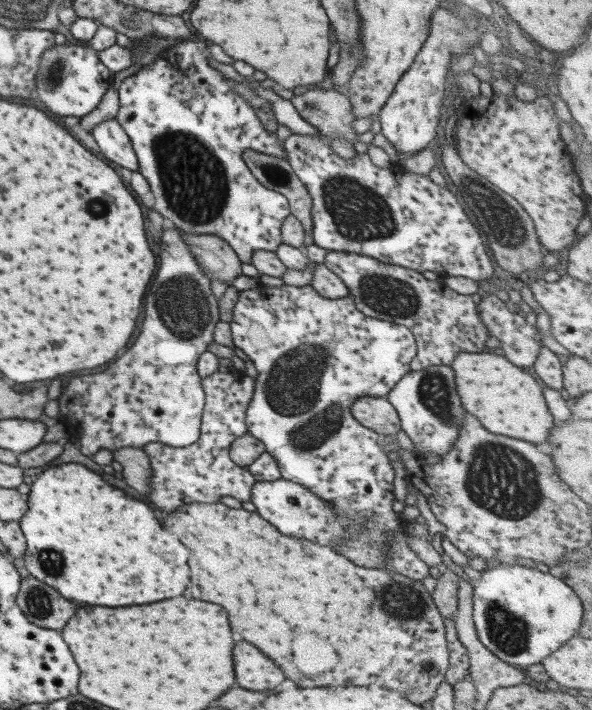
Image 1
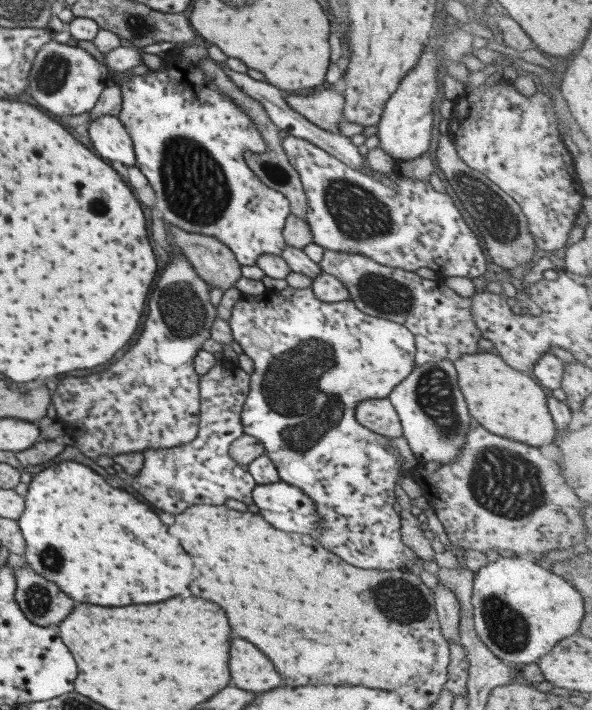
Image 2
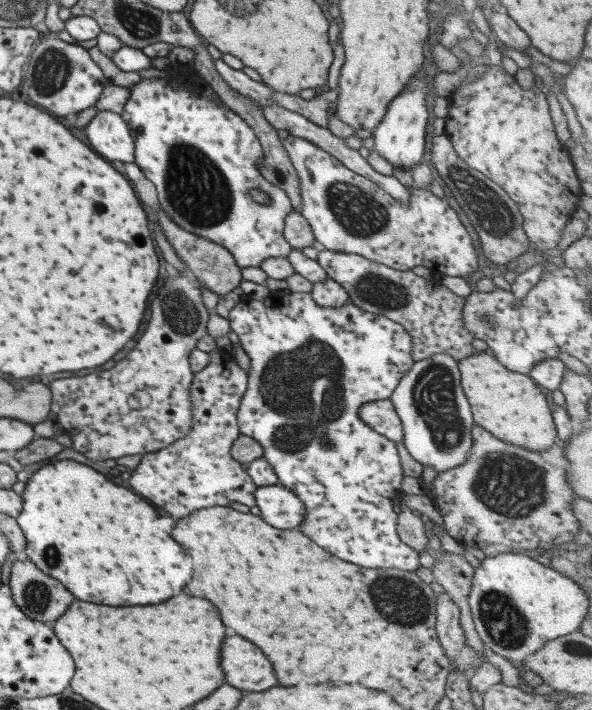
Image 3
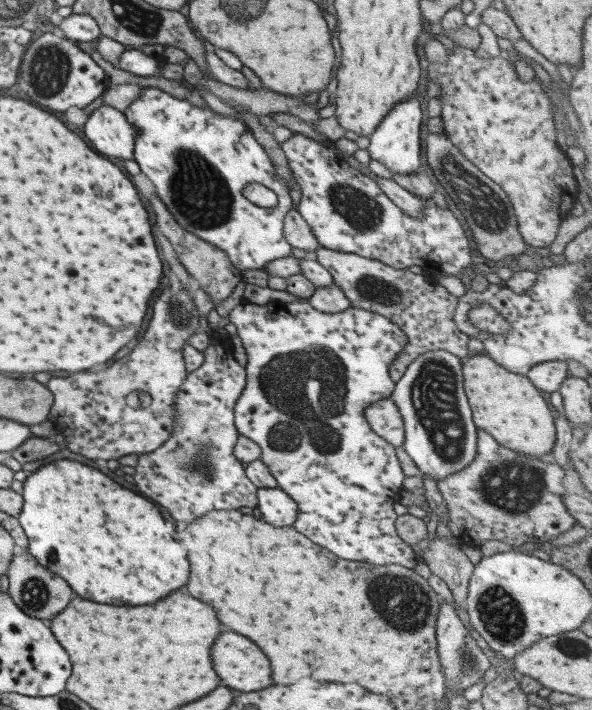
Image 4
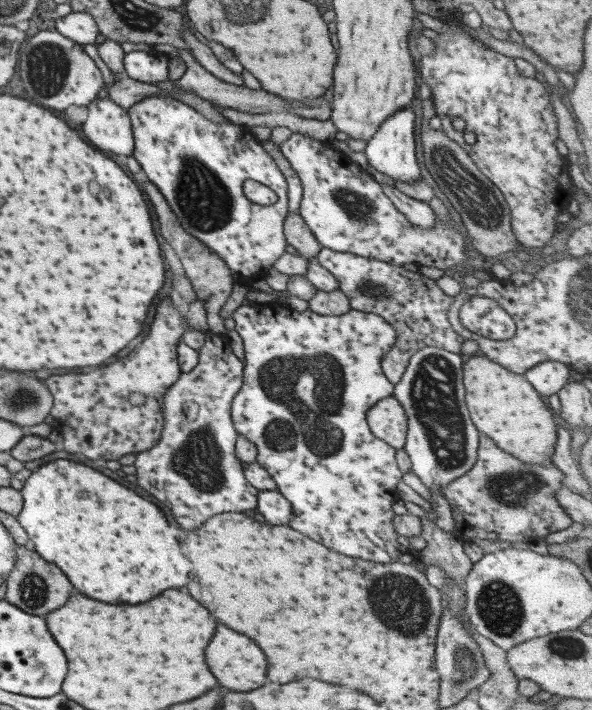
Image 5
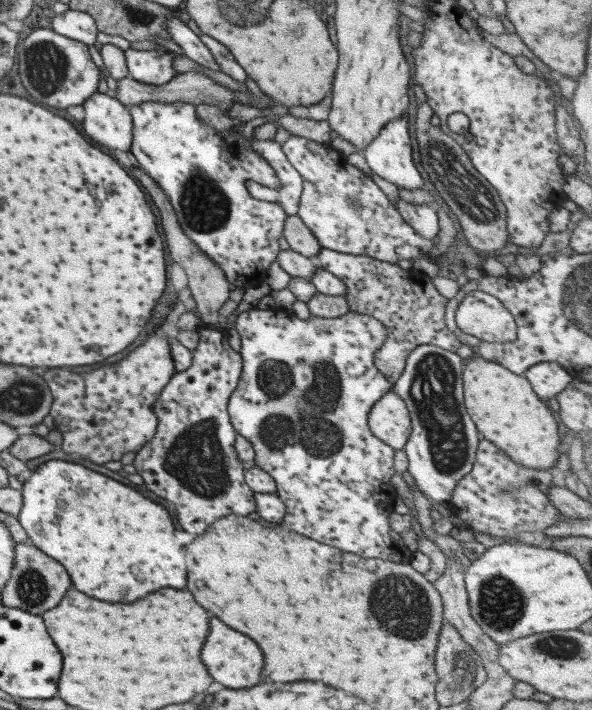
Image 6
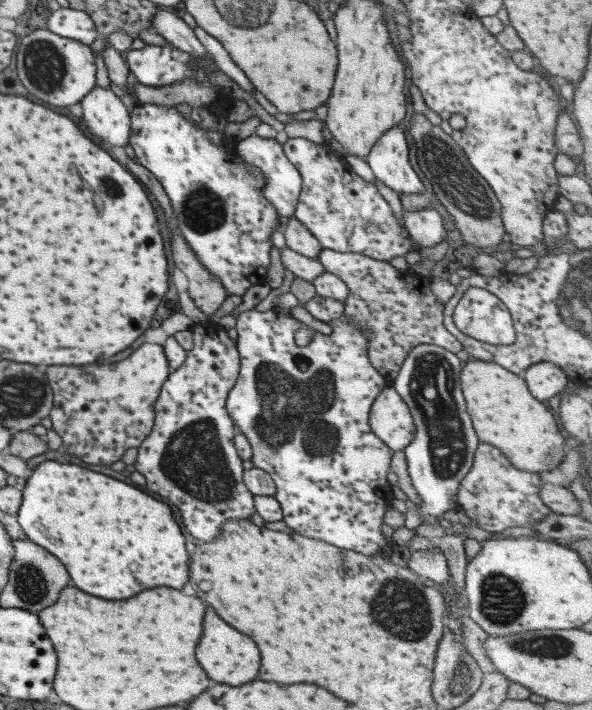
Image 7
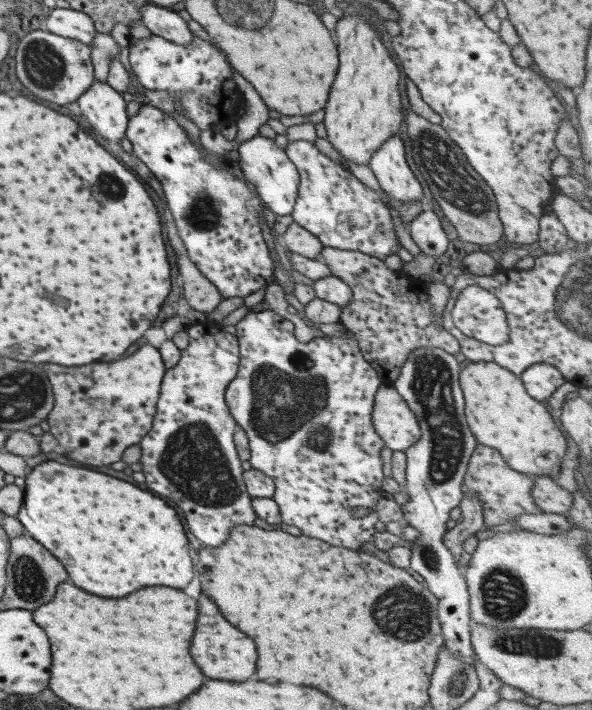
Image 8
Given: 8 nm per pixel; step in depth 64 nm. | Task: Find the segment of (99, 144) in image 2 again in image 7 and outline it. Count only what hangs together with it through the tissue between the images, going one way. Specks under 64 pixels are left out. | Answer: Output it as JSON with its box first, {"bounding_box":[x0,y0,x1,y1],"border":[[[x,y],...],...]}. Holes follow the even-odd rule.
{"bounding_box":[80,85,130,146],"border":[[[95,85],[80,101],[82,118],[89,134],[111,146],[128,143],[130,113],[127,102],[108,88]]]}

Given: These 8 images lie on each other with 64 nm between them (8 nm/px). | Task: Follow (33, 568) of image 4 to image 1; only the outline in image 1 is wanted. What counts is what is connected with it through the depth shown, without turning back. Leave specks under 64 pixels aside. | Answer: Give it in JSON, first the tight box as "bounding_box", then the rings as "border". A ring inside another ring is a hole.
{"bounding_box":[15,576,75,631],"border":[[[32,576],[20,580],[15,602],[31,624],[49,631],[61,631],[75,614],[75,606],[71,602],[67,602],[51,586]]]}

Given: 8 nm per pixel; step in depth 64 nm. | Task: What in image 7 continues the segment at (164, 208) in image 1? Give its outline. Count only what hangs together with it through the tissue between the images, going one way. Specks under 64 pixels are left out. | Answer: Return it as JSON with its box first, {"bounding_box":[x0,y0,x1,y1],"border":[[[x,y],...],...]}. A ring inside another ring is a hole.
{"bounding_box":[128,104,277,296],"border":[[[136,104],[133,108],[129,110],[130,119],[129,119],[129,136],[128,144],[133,149],[133,156],[135,160],[146,168],[151,176],[154,176],[159,184],[162,186],[162,189],[165,191],[167,198],[169,199],[170,207],[174,212],[174,218],[176,220],[176,225],[179,229],[179,234],[185,239],[185,242],[189,245],[189,248],[195,253],[195,256],[199,259],[199,262],[211,273],[214,274],[223,285],[223,288],[226,290],[227,296],[229,295],[243,295],[245,290],[249,288],[252,281],[255,281],[257,278],[261,278],[261,275],[266,272],[268,264],[270,263],[270,250],[272,249],[271,243],[271,232],[277,228],[277,211],[272,207],[271,203],[268,203],[267,200],[263,198],[262,188],[265,184],[266,178],[263,175],[260,175],[260,172],[257,169],[254,169],[250,164],[244,163],[242,156],[240,155],[240,143],[237,141],[228,141],[224,138],[223,143],[214,143],[211,139],[208,139],[208,136],[204,133],[204,130],[199,128],[199,126],[193,126],[185,116],[182,116],[176,109],[173,107],[162,107],[156,104],[147,104],[144,105]]]}

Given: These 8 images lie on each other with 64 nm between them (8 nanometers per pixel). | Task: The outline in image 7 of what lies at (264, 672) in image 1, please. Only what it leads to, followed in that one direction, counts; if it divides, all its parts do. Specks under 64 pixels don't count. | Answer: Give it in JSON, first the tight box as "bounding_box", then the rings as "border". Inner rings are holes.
{"bounding_box":[195,606,259,686],"border":[[[209,606],[203,616],[203,634],[195,648],[195,658],[211,680],[215,680],[219,684],[231,684],[231,686],[241,686],[241,684],[251,682],[259,668],[257,646],[247,636],[233,630],[223,620],[219,620],[217,614]]]}

